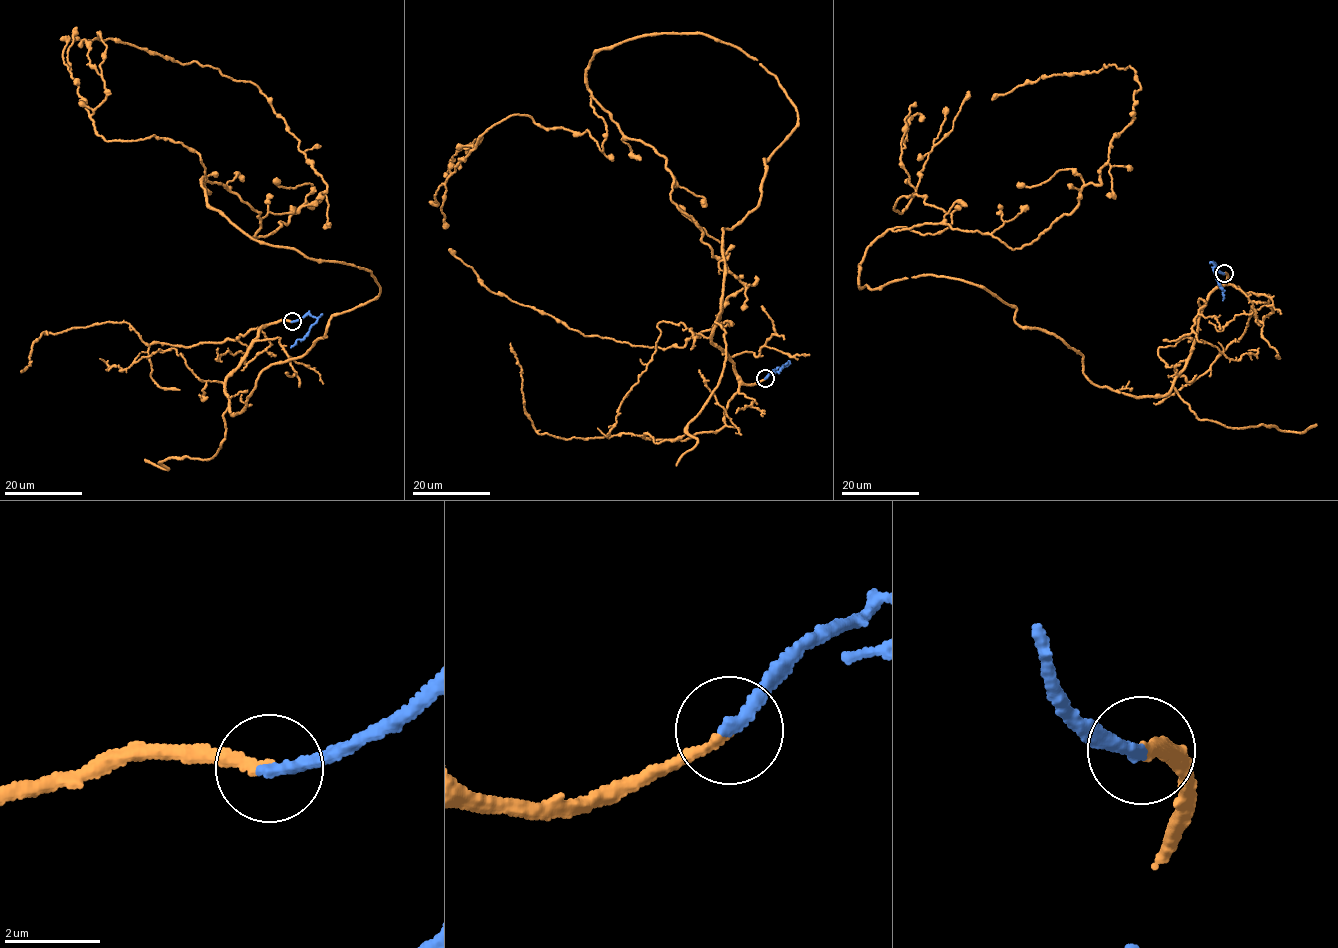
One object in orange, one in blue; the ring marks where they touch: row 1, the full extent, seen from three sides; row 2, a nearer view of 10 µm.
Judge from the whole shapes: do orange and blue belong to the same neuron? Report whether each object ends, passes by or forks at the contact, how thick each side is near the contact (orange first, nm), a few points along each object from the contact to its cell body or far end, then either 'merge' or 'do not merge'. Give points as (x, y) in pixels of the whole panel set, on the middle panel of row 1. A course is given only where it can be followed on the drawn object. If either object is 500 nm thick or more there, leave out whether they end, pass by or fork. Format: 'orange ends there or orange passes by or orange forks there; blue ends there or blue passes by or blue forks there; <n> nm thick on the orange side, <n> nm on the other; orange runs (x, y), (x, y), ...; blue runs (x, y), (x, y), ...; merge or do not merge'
orange ends there; blue ends there; 200 nm thick on the orange side, 280 nm on the other; orange runs (765, 378), (722, 229), (798, 120), (735, 47), (584, 81), (746, 287), (711, 329), (449, 248); blue runs (765, 378), (787, 364), (778, 371), (771, 371); merge

